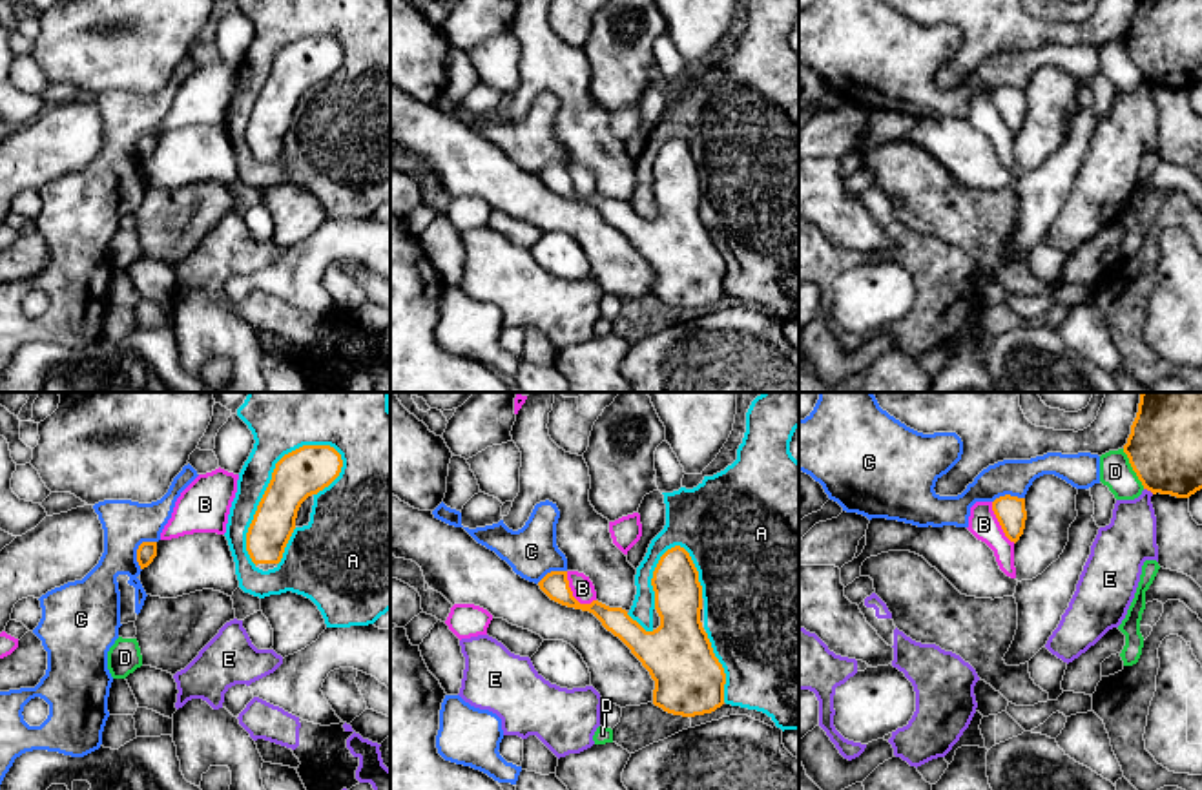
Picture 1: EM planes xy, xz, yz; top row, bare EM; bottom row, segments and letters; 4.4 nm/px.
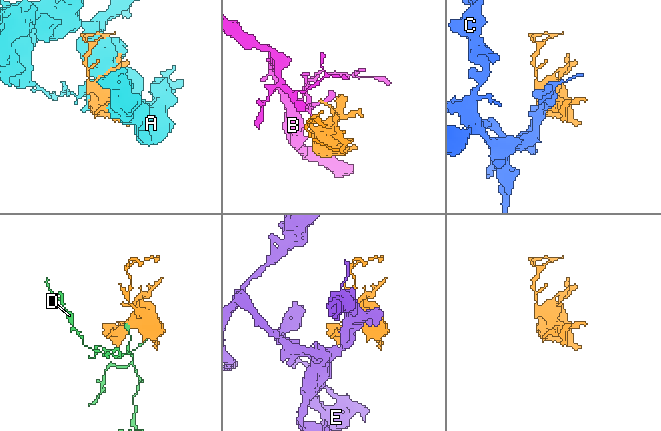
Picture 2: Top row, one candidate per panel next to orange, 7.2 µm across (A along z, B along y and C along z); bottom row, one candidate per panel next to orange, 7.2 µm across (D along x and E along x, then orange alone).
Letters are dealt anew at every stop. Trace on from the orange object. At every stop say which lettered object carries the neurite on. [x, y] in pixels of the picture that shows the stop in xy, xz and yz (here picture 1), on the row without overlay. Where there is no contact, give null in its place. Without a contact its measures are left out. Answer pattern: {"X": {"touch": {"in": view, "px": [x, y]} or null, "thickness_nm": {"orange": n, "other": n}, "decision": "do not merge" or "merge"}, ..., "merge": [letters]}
{"A": {"touch": {"in": "xy", "px": [269, 77]}, "thickness_nm": {"orange": 220, "other": 200}, "decision": "do not merge"}, "B": {"touch": {"in": "xz", "px": [571, 187]}, "thickness_nm": {"orange": 120, "other": 100}, "decision": "do not merge"}, "C": {"touch": {"in": "xy", "px": [137, 141]}, "thickness_nm": {"orange": 90, "other": 220}, "decision": "do not merge"}, "D": {"touch": {"in": "yz", "px": [1133, 61]}, "thickness_nm": {"orange": 320, "other": 140}, "decision": "do not merge"}, "E": {"touch": {"in": "yz", "px": [1150, 81]}, "thickness_nm": {"orange": 320, "other": 220}, "decision": "do not merge"}, "merge": []}

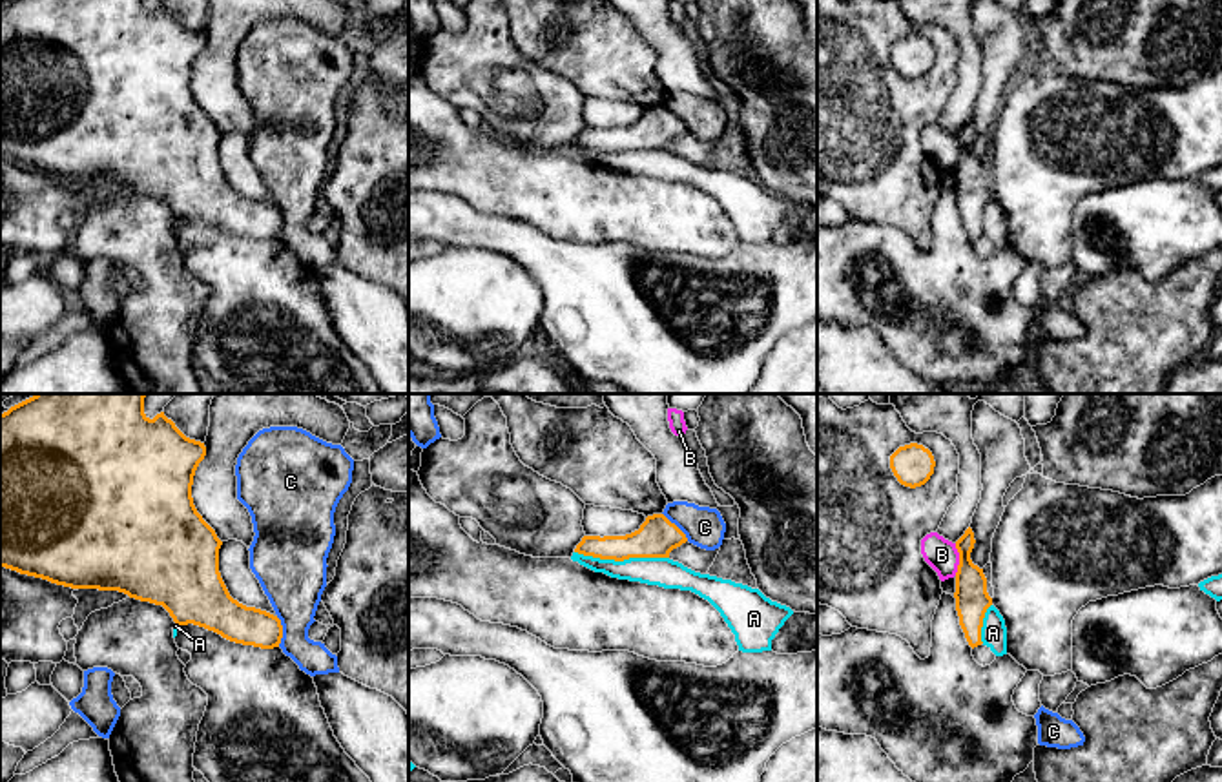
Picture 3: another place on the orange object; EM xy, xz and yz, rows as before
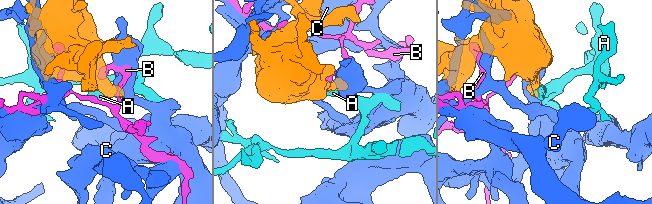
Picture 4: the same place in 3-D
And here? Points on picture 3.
{"A": {"touch": {"in": "xz", "px": [622, 152]}, "thickness_nm": {"orange": 180, "other": 130}, "decision": "do not merge"}, "B": {"touch": {"in": "yz", "px": [960, 152]}, "thickness_nm": {"orange": 150, "other": 140}, "decision": "do not merge"}, "C": {"touch": {"in": "xy", "px": [281, 223]}, "thickness_nm": {"orange": 170, "other": 280}, "decision": "do not merge"}, "merge": []}

